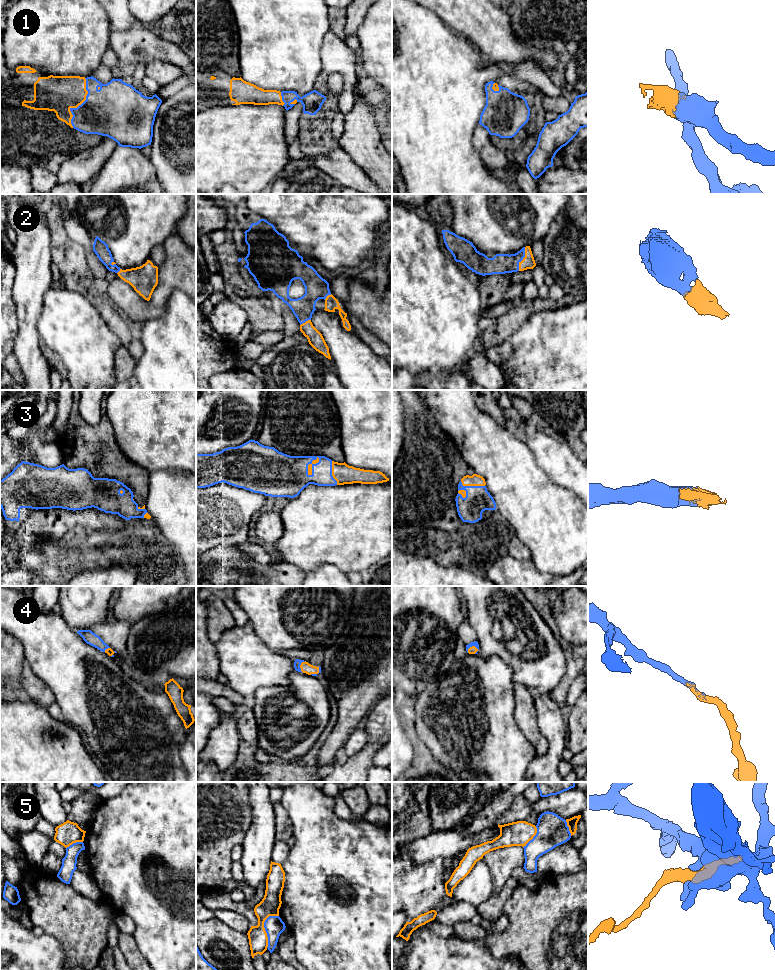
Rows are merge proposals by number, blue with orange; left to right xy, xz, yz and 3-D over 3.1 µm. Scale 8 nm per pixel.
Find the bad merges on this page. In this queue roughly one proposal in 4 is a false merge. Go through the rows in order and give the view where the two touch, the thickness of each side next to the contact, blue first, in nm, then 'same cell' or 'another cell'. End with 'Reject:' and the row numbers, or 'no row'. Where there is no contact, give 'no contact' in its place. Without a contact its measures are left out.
1: xy | 400/280 nm | same cell
2: yz | 160/110 nm | same cell
3: xz | 360/30 nm | same cell
4: yz | 40/60 nm | same cell
5: xz | 160/160 nm | another cell
Reject: 5

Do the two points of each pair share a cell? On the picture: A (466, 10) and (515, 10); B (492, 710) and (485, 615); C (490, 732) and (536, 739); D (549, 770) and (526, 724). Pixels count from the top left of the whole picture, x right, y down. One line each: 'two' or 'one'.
A: two
B: two
C: two
D: two

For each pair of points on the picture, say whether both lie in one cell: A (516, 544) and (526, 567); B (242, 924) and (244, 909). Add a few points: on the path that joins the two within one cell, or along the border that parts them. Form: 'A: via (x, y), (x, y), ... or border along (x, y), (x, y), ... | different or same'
A: border along (507, 554), (519, 559), (530, 558) | different
B: border along (220, 909), (232, 909), (241, 913), (251, 925) | different

